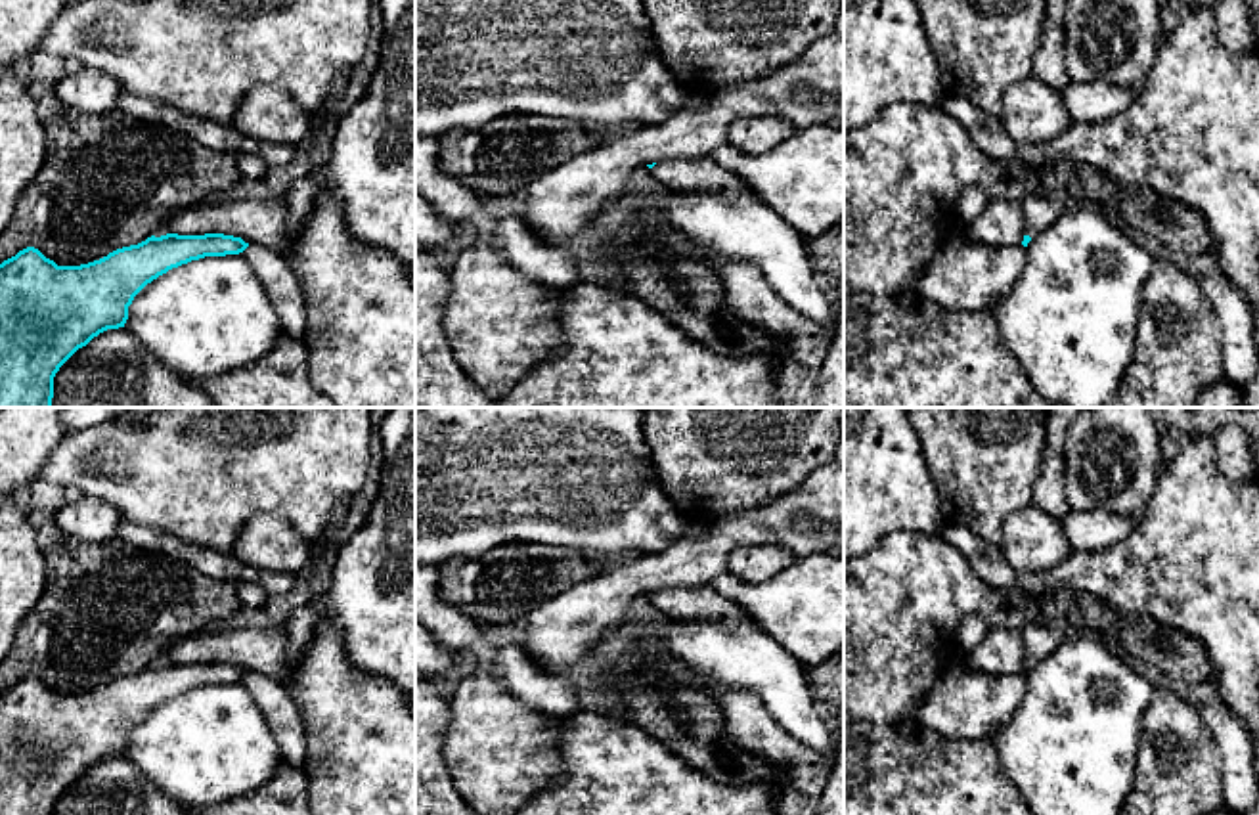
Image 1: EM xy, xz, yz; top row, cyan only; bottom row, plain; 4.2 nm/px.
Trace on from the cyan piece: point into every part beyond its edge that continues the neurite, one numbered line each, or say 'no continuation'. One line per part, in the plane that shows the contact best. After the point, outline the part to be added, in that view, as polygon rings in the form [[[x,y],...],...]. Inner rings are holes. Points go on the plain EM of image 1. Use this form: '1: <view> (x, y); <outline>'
1: xz (705, 603); [[[712,585],[660,589],[651,597],[651,605],[668,618],[758,628],[740,605],[721,597]]]

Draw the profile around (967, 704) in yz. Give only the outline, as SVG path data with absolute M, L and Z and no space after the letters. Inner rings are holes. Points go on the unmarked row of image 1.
M959 650L934 687L920 698L913 719L951 738L987 740L1016 712L1026 675L987 675L962 666Z

